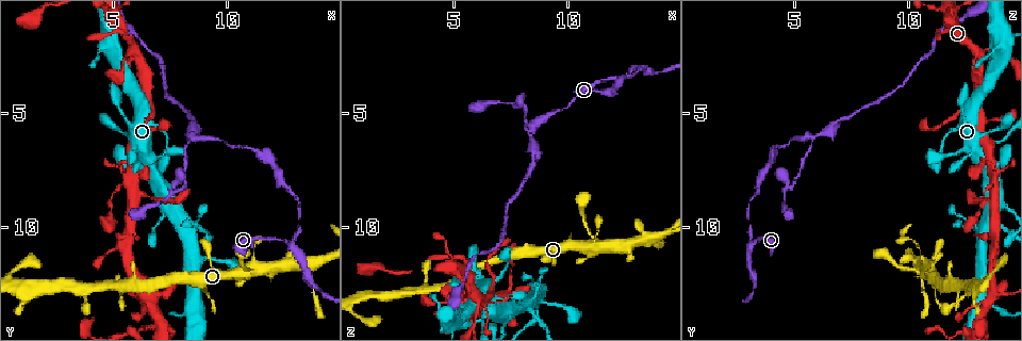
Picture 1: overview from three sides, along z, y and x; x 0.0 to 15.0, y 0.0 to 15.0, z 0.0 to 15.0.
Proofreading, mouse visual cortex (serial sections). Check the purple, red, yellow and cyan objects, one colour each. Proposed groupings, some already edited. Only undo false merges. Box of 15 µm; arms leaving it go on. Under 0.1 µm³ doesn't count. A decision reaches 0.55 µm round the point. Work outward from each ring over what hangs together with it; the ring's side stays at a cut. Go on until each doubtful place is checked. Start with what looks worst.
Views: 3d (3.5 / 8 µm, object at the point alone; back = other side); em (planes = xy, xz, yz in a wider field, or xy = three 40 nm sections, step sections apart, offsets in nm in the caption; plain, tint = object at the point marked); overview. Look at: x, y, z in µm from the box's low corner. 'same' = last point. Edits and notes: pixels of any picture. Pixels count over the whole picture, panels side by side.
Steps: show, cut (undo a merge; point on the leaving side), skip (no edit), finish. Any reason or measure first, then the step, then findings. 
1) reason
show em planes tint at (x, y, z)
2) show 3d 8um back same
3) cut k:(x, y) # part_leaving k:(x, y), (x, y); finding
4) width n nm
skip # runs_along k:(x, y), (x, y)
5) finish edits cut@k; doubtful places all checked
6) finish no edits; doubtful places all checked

sharp bend
show 3d 3.5um at (12.9, 10.8, 3.2)

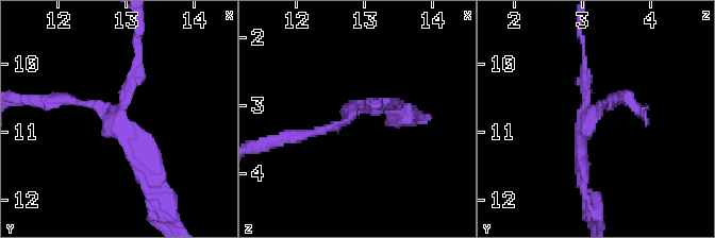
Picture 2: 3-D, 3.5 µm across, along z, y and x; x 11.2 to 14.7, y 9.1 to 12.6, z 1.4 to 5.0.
arms 3; arm_widths 150, 150, 250 nm; need the tissue
show em planes tint at (12.80, 10.65, 3.15)

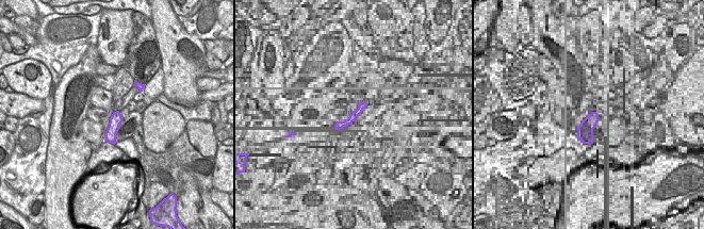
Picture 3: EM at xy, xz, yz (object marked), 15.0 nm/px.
skip # runs_along 2:(46, 101), (115, 111), (137, 52); one cell here

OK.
a narrow waist
show 3d 3.5um at (13.1, 9.3, 3.0)

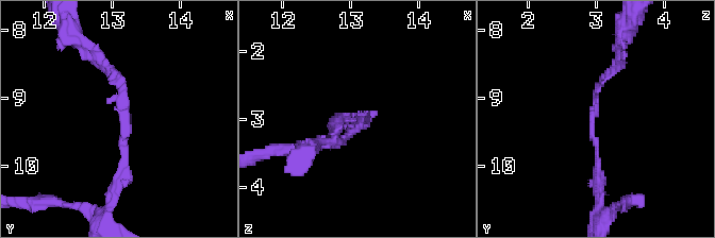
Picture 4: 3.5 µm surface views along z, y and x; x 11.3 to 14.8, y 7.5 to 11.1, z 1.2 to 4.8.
arm_widths 150, 150 nm
show em xy step 3 tint at (13.10, 9.40, 3.00)

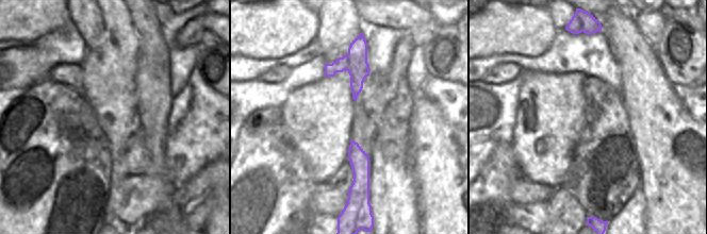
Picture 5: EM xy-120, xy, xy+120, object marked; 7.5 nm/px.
skip # continuous, no second cell

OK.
show 3d 3.5um at (8.3, 6.0, 5.7)

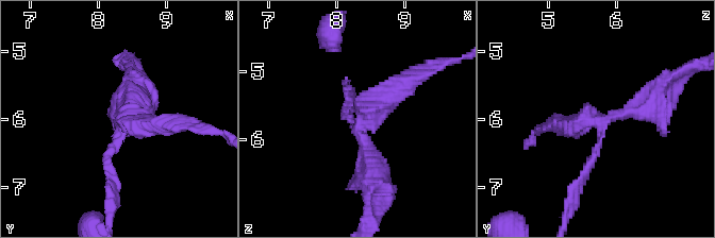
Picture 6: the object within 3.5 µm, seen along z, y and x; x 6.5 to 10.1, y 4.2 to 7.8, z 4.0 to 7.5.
show em xy step 2 tint at (8.40, 6.05, 5.75)

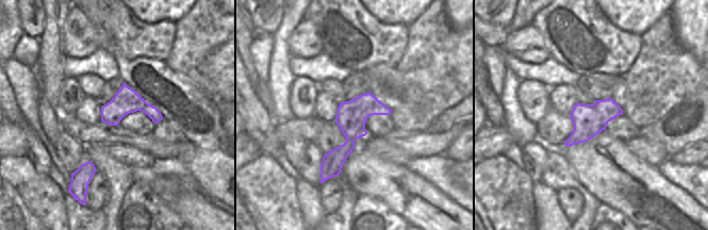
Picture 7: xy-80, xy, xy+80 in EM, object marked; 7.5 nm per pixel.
show em xy step 1 tint same

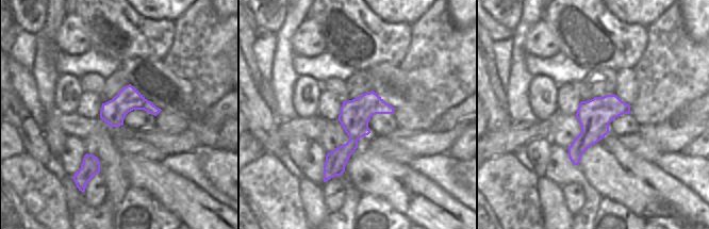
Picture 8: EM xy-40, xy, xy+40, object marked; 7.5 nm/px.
width 220 nm
skip # runs_along 8:(374, 95), (327, 177); one cell here

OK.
show 3d 3.5um at (7.7, 8.5, 4.4)

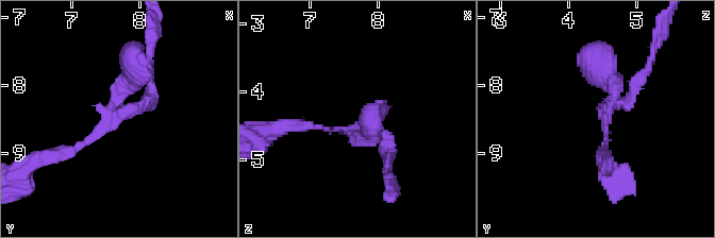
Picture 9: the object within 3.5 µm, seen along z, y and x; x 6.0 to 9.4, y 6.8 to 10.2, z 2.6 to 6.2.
shape alone is not enough
show em planes tint at (7.75, 8.45, 4.50)

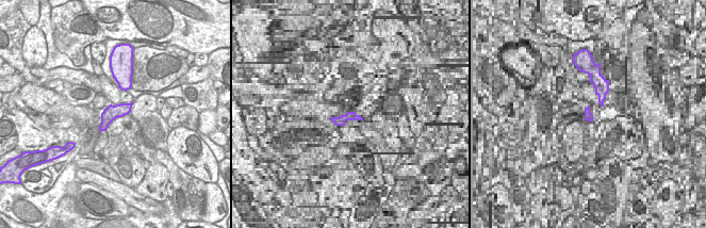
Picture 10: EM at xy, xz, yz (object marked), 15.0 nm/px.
skip # runs_along 9:(148, 81), (148, 103), (64, 153); one cell here

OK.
finish no edits; doubtful places all checked

